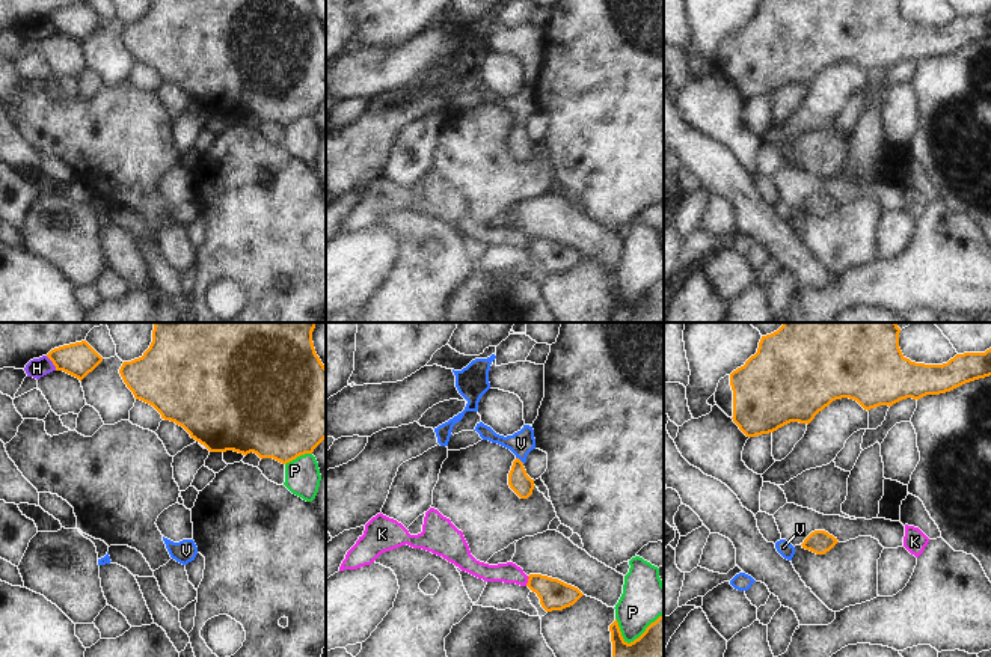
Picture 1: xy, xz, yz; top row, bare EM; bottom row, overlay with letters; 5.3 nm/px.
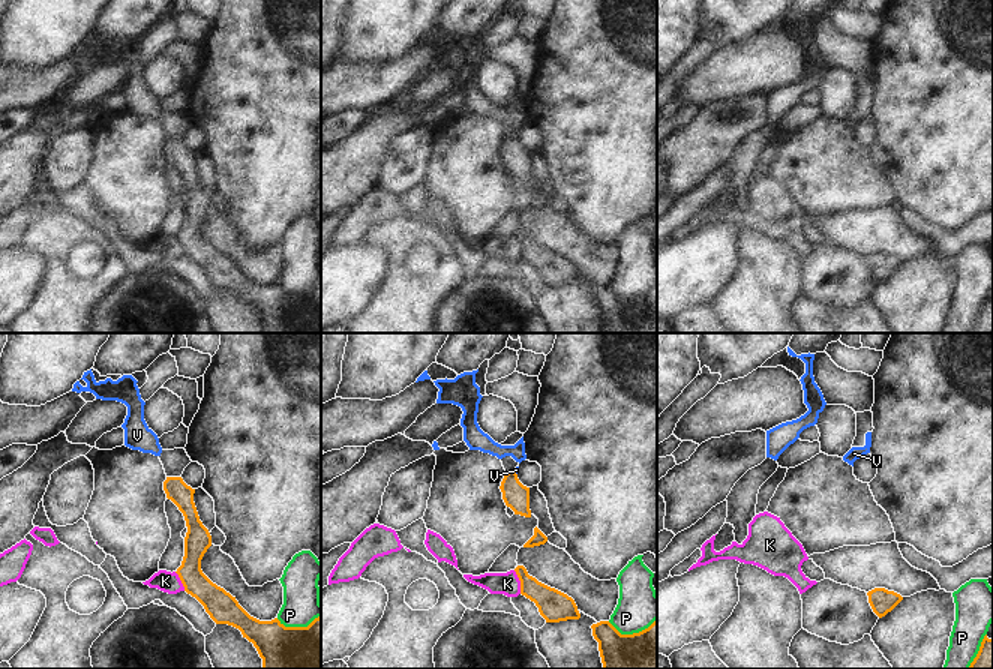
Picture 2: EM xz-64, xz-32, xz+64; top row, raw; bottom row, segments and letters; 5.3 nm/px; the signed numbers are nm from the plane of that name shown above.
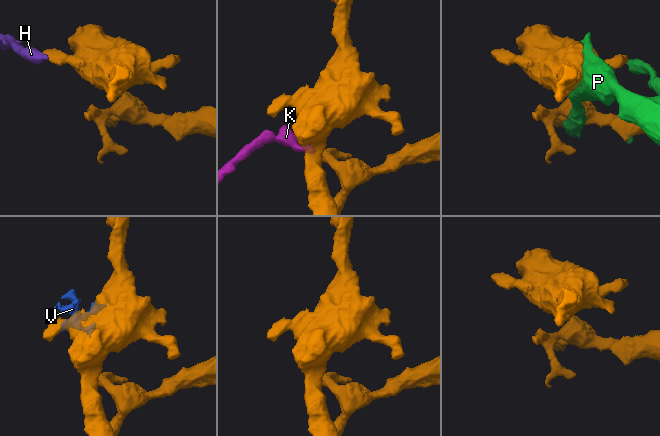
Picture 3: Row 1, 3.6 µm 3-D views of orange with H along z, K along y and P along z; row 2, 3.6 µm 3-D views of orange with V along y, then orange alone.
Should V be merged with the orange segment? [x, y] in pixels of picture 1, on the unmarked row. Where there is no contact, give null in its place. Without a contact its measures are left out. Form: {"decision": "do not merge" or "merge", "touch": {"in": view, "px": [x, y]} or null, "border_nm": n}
{"decision": "merge", "touch": {"in": "xz", "px": [519, 122]}, "border_nm": 60}

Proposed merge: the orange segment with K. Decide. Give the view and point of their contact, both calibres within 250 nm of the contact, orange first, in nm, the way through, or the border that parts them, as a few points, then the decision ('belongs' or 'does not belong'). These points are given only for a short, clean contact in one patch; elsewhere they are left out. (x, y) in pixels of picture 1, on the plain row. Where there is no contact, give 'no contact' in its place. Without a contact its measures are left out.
xz (528, 243) | 160/110 nm | along xz (528, 238), (525, 247) | does not belong

